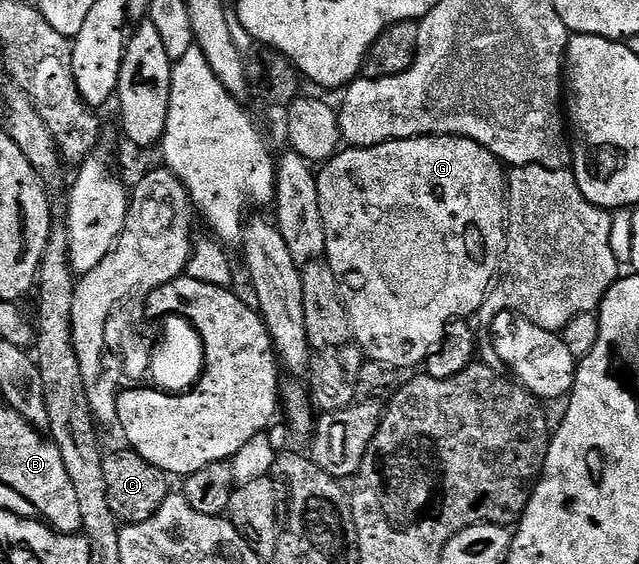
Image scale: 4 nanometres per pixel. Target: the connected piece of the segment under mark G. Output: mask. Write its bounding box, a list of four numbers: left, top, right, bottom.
[317,135,507,369]

